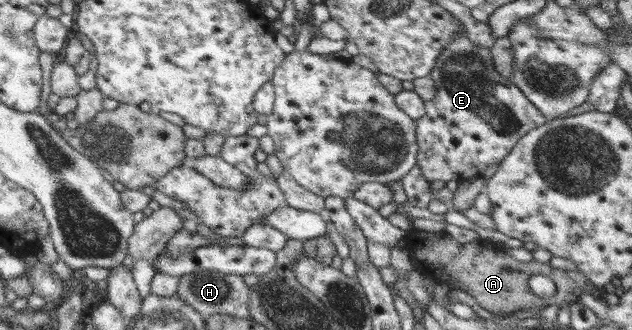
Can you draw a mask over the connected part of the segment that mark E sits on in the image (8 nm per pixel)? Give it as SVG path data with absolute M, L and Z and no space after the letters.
M459 25L459 28L459 33L453 35L455 39L451 39L443 47L428 75L436 85L433 103L426 103L425 115L415 121L416 143L419 147L417 164L429 182L476 179L490 165L499 164L528 131L548 122L522 90L510 80L514 73L515 52L509 37L504 34L491 49L485 49L468 39L463 25Z

